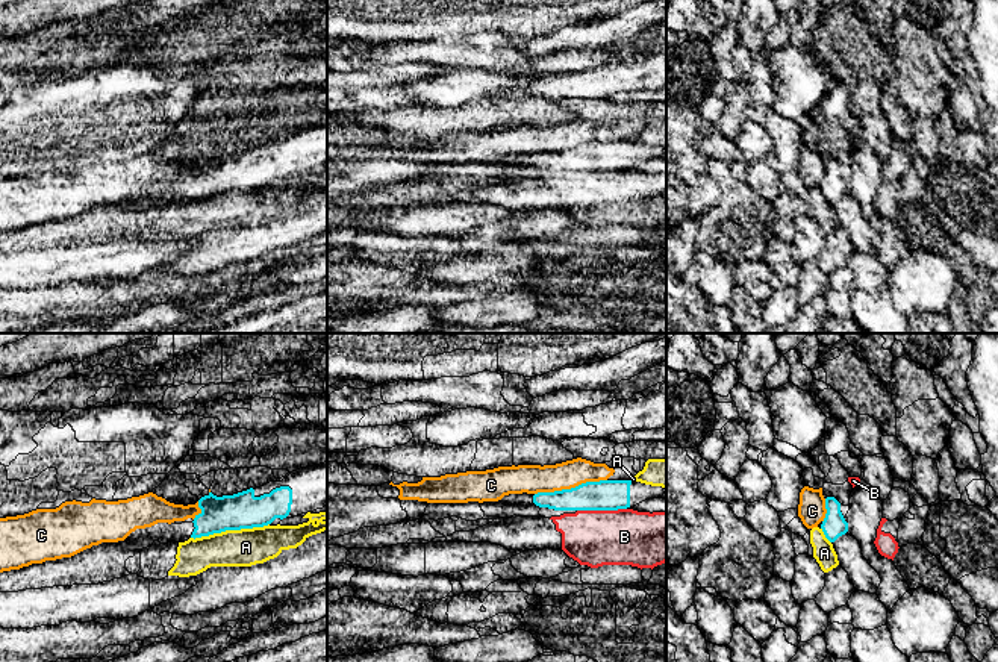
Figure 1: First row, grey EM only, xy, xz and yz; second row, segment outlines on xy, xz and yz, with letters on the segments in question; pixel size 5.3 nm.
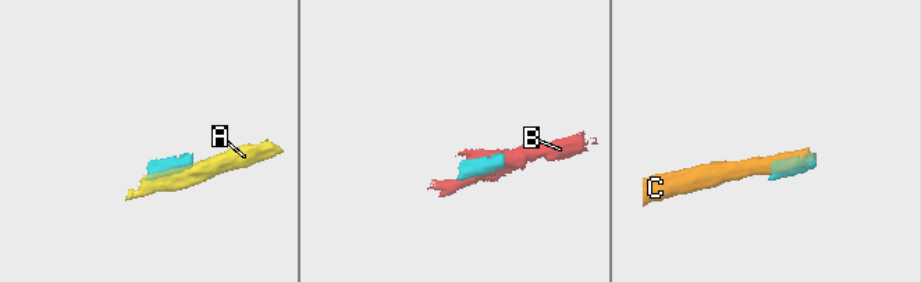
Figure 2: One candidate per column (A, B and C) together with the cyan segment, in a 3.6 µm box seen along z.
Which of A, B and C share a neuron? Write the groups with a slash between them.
A / B / C

